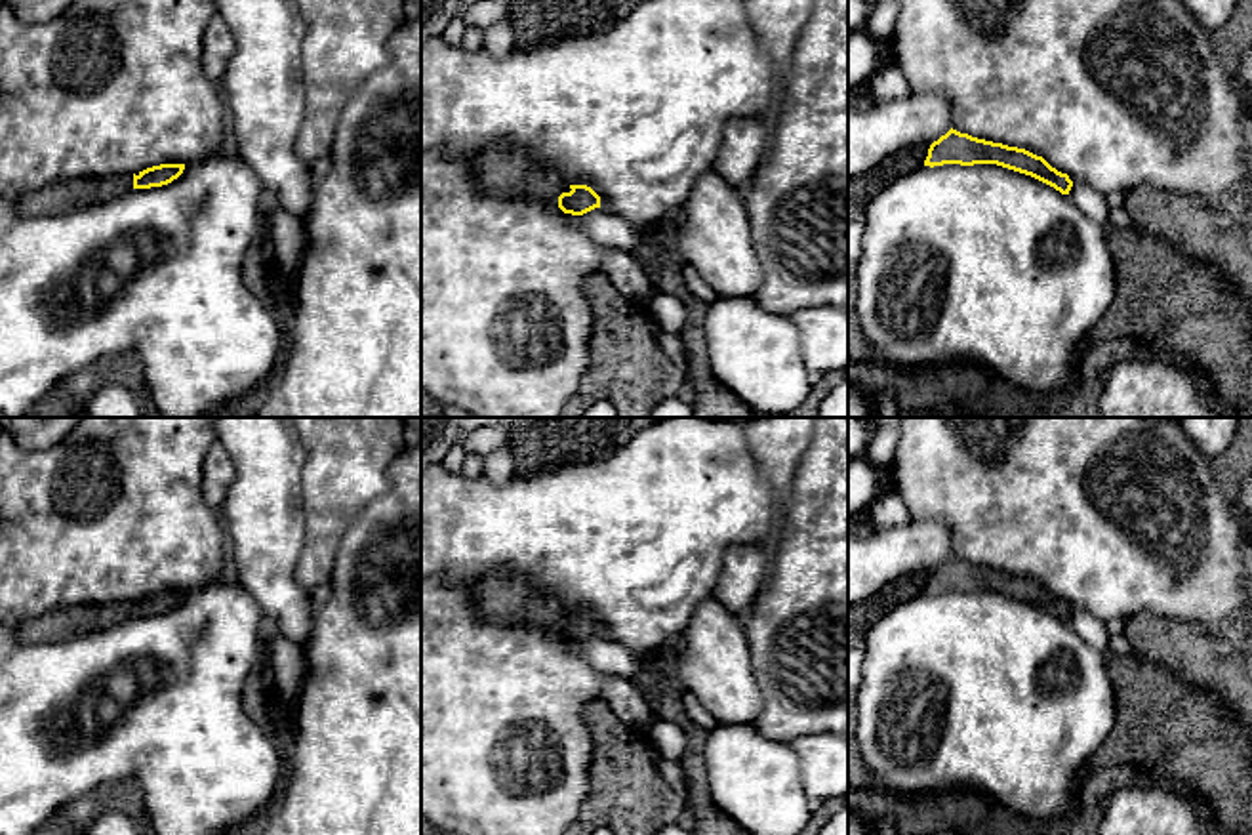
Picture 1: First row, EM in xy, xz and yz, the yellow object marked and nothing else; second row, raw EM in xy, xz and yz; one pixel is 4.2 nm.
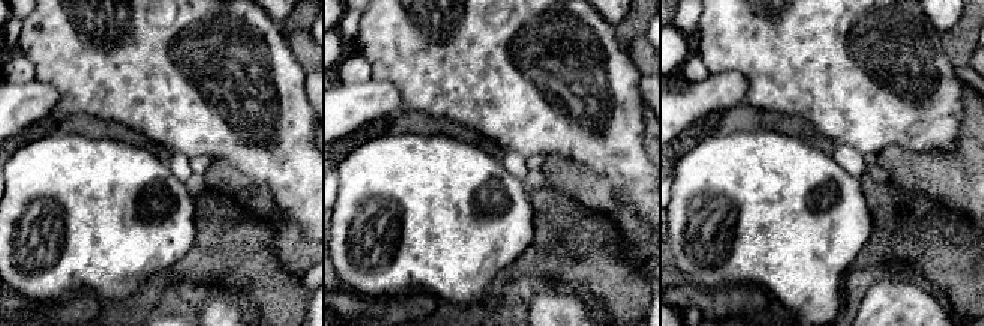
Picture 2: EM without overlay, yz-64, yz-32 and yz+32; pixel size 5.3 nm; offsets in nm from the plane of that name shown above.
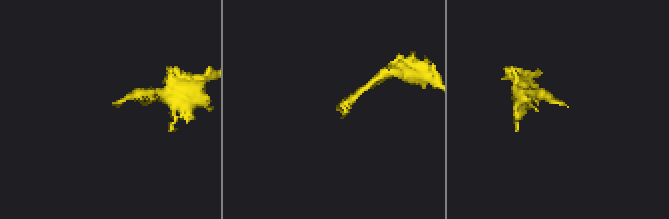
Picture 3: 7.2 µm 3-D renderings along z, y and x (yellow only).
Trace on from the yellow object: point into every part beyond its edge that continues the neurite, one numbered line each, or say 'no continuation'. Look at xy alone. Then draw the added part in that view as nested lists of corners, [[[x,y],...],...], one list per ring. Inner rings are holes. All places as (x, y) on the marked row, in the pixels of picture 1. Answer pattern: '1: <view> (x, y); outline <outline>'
1: xy (61, 197); outline [[[133,173],[59,181],[23,194],[13,202],[21,217],[59,215],[71,210],[118,198],[133,189]]]

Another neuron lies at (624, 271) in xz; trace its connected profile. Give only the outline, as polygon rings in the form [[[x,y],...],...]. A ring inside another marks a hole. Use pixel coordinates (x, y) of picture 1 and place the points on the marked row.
[[[614,250],[602,259],[602,273],[623,295],[646,305],[656,294],[646,269],[627,252]]]

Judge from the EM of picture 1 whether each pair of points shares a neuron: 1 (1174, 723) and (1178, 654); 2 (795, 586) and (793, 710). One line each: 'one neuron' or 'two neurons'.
1: two neurons
2: one neuron

